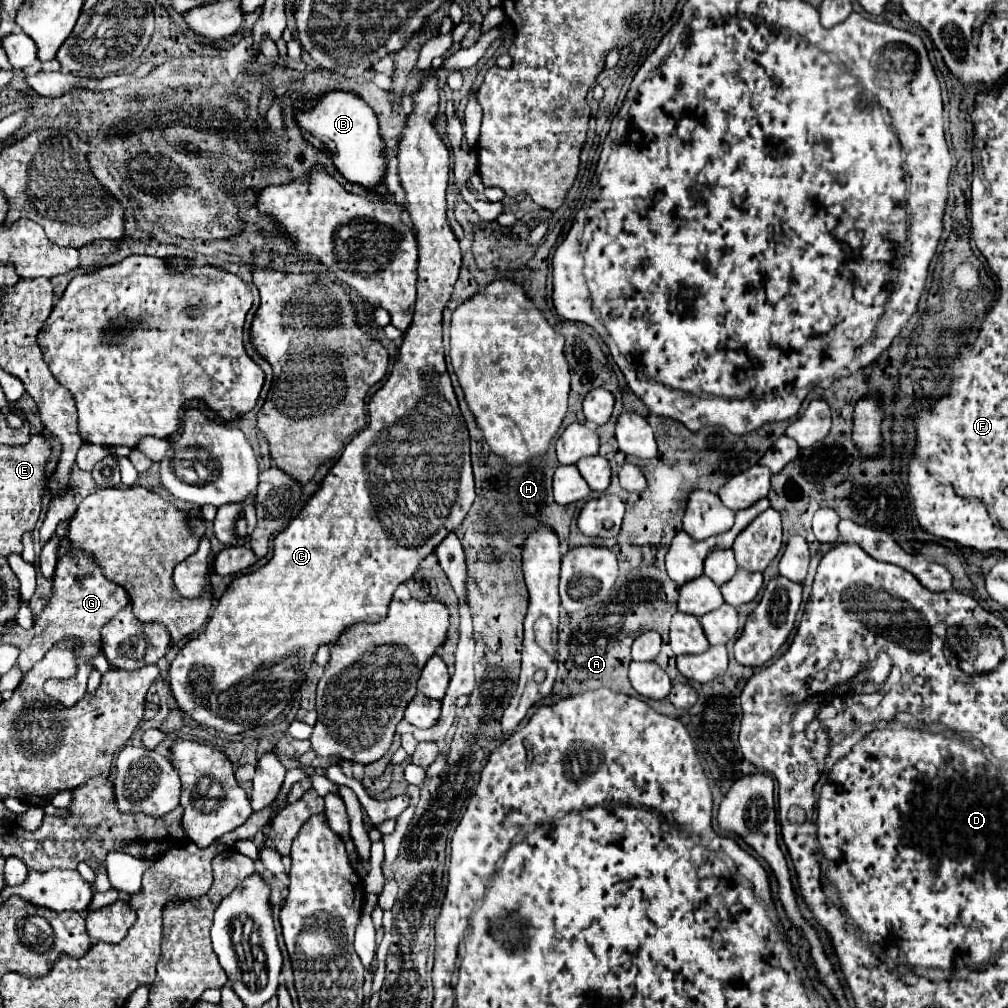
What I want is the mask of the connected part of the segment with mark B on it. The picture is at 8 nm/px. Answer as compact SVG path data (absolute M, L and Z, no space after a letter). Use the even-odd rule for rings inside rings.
M327 92L319 102L297 102L297 122L305 132L305 140L315 148L323 148L331 154L337 170L351 182L359 182L365 188L375 188L385 178L383 148L385 142L379 136L375 112L355 94Z

